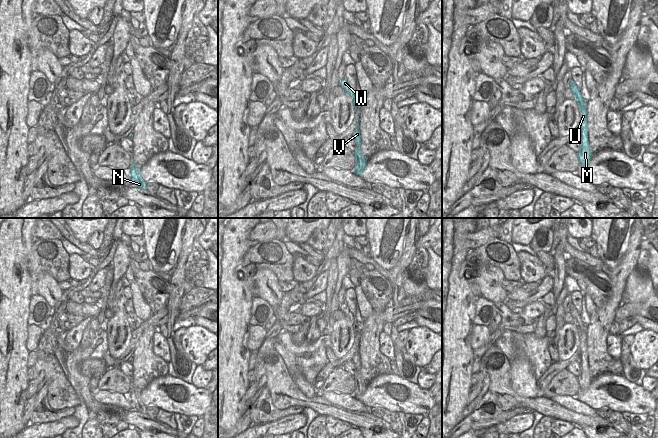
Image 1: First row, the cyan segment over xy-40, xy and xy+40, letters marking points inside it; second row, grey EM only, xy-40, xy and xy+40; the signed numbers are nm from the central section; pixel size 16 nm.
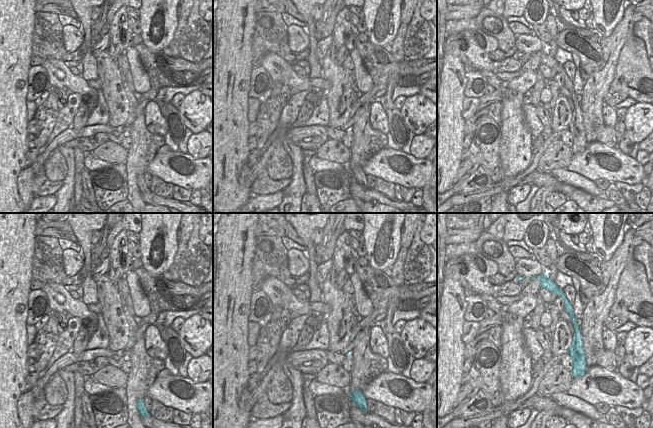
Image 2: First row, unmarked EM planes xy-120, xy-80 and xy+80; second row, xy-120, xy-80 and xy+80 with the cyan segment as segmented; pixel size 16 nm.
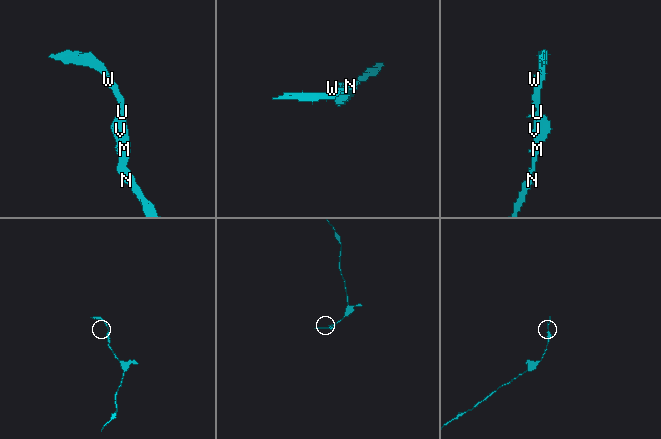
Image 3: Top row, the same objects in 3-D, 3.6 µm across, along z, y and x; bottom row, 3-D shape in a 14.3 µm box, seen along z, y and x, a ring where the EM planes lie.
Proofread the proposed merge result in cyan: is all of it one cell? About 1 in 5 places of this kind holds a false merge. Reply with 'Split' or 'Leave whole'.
Leave whole.

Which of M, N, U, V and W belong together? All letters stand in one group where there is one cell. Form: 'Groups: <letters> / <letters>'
Groups: M N U V W.

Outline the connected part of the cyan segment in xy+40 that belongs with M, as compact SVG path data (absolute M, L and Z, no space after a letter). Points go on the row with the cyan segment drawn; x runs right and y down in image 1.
M573 80L570 82L569 89L571 90L575 101L579 107L579 112L581 113L581 119L578 122L578 135L577 138L579 140L580 149L577 152L577 156L579 159L579 165L584 166L587 165L592 157L591 150L589 148L588 141L588 130L587 130L587 110L586 110L586 102L582 98L580 89L576 86Z

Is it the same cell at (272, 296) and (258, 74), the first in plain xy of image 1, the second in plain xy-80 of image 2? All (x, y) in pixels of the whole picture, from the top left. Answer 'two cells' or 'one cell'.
two cells

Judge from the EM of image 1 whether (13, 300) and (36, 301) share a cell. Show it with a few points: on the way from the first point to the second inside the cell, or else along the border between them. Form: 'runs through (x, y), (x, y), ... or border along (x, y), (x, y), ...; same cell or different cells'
border along (32, 296), (29, 302), (27, 324); different cells

